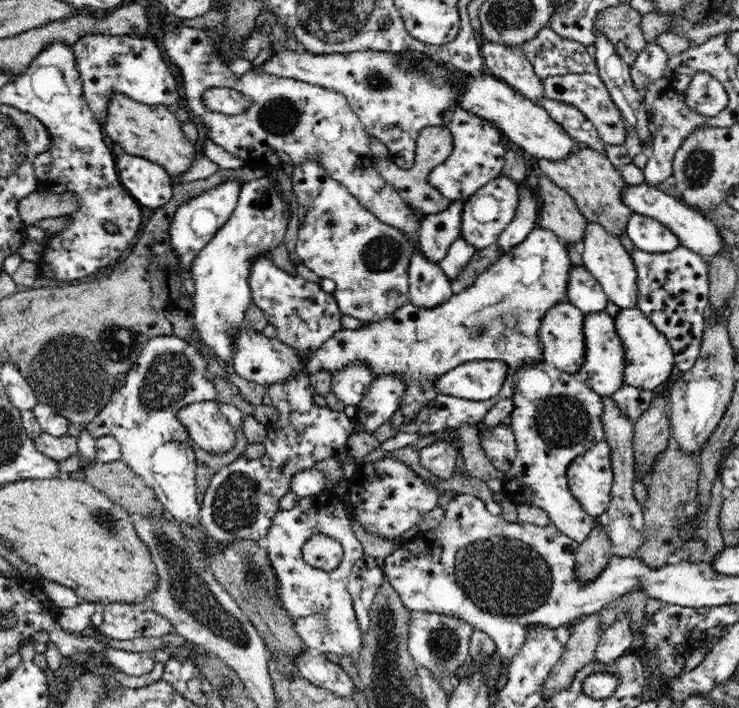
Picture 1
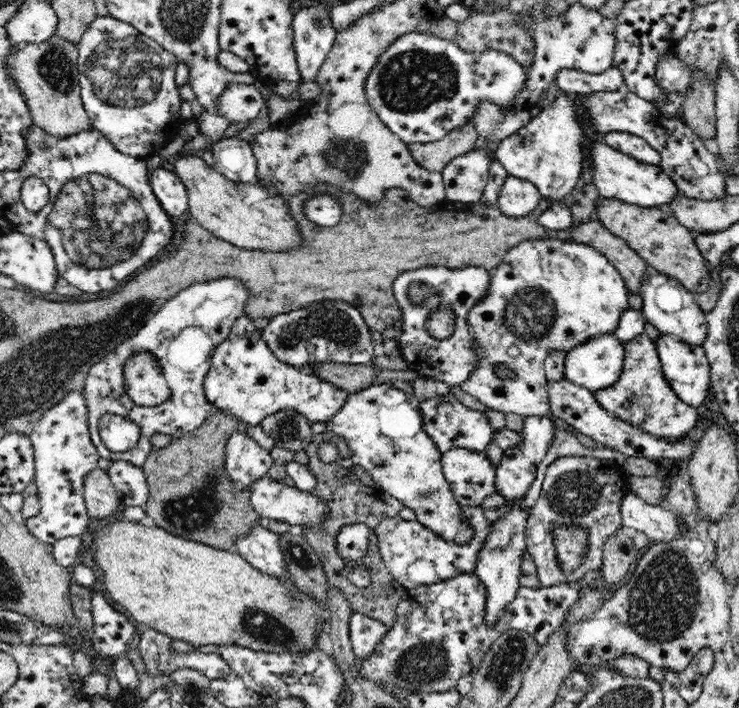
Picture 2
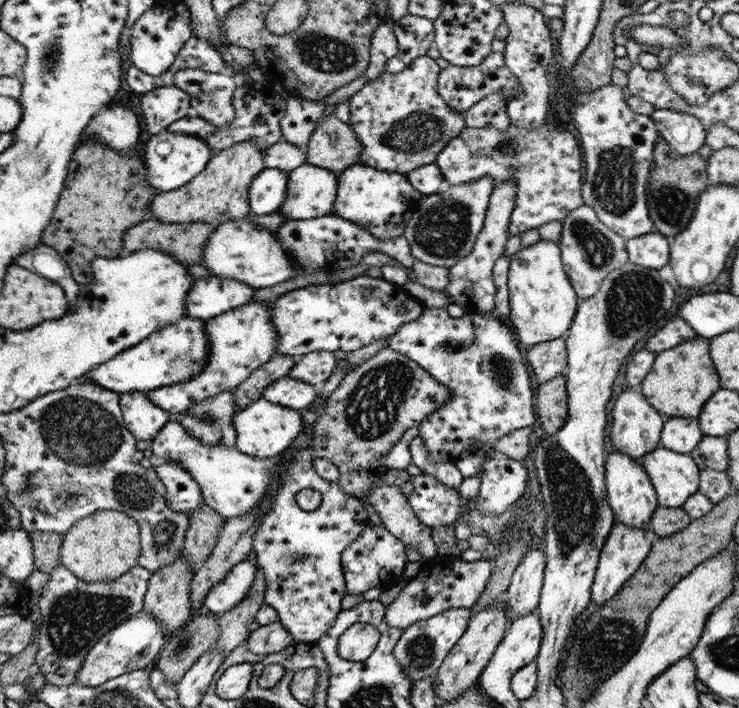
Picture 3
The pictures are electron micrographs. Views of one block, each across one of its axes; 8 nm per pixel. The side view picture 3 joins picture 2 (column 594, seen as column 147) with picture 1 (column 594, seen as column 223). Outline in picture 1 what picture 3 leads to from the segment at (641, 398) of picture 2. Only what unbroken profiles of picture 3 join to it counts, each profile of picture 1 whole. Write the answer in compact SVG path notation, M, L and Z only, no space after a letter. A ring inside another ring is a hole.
M605 310L586 314L584 316L584 346L585 362L577 375L588 385L588 388L601 397L613 396L618 388L625 385L625 351L622 339L616 331L614 317L608 315Z

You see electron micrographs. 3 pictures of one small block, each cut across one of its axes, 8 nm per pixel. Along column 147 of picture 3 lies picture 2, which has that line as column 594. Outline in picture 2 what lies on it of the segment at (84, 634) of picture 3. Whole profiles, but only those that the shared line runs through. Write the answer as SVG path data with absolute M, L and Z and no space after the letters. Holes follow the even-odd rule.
M591 569L585 572L579 581L560 583L548 588L520 587L515 599L505 606L504 612L497 618L491 631L499 636L509 628L520 629L531 634L539 647L544 646L548 642L548 636L564 625L564 620L568 618L574 604L582 598L584 590L596 590L597 594L601 595L602 603L604 603L604 599L610 599L613 595L614 586L612 582L606 580L602 569Z

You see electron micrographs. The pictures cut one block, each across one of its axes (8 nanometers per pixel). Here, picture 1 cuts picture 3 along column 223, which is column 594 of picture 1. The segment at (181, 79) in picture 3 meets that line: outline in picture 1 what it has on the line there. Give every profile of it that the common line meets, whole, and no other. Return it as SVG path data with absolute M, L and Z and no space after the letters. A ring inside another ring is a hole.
M598 73L548 76L548 78L542 78L542 85L544 85L544 96L546 98L579 108L582 114L596 127L600 138L606 144L615 144L616 146L624 144L627 124Z

